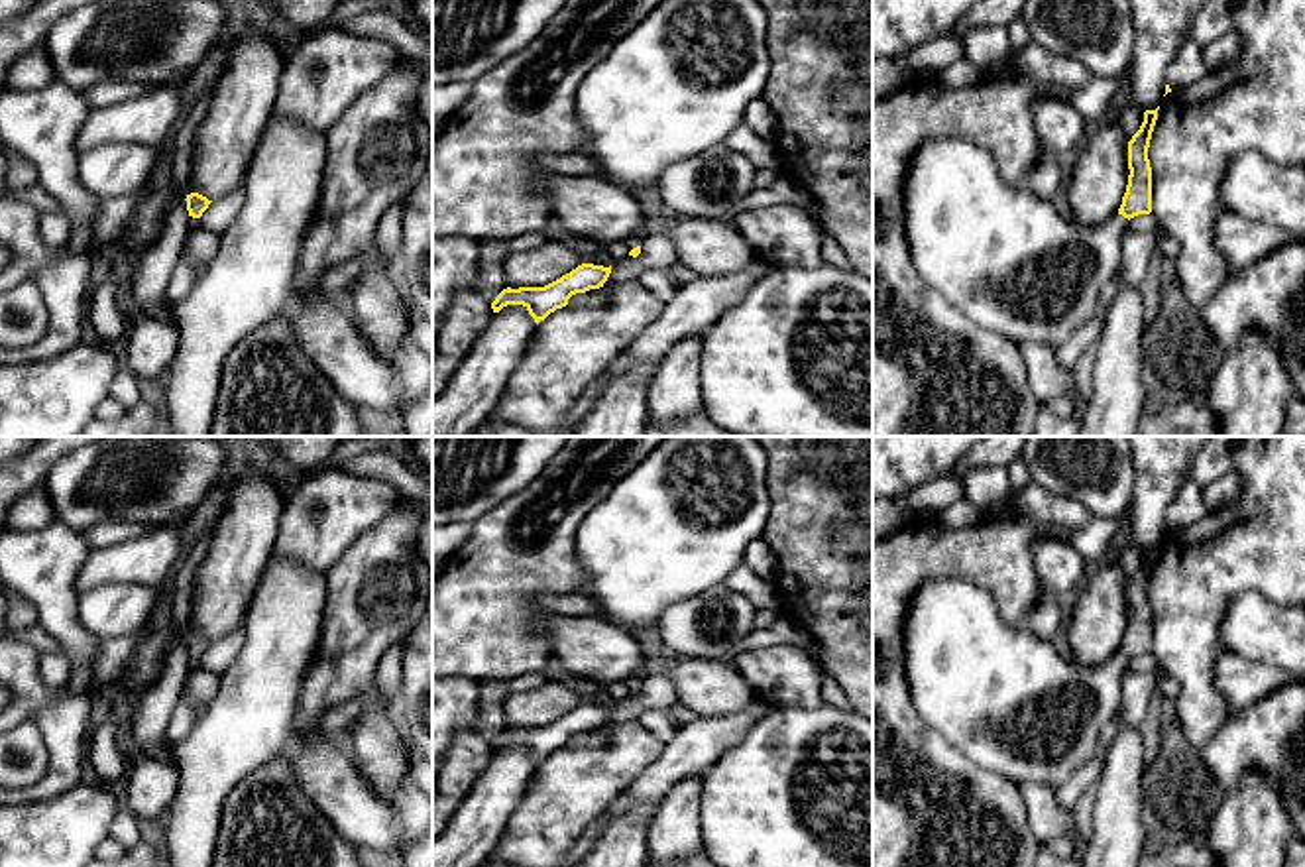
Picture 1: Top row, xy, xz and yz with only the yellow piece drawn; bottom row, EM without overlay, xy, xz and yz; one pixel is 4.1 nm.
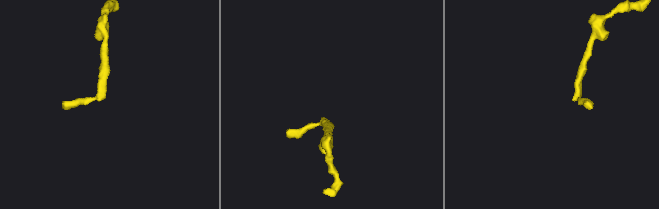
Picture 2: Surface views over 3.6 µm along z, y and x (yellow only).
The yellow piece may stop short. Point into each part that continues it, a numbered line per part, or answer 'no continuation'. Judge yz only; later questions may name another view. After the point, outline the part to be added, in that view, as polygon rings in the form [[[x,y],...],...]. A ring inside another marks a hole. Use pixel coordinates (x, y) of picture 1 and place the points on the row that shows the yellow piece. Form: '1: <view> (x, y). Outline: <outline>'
1: yz (1011, 262). Outline: [[[934,138],[910,159],[904,177],[904,224],[916,271],[951,307],[1018,346],[1042,342],[1057,348],[1101,315],[1099,293],[1120,269],[1120,240],[1128,218],[1114,214],[1103,226],[1081,228],[1063,216],[1053,201],[1044,201],[1026,187],[1008,185],[987,149],[959,138]]]

